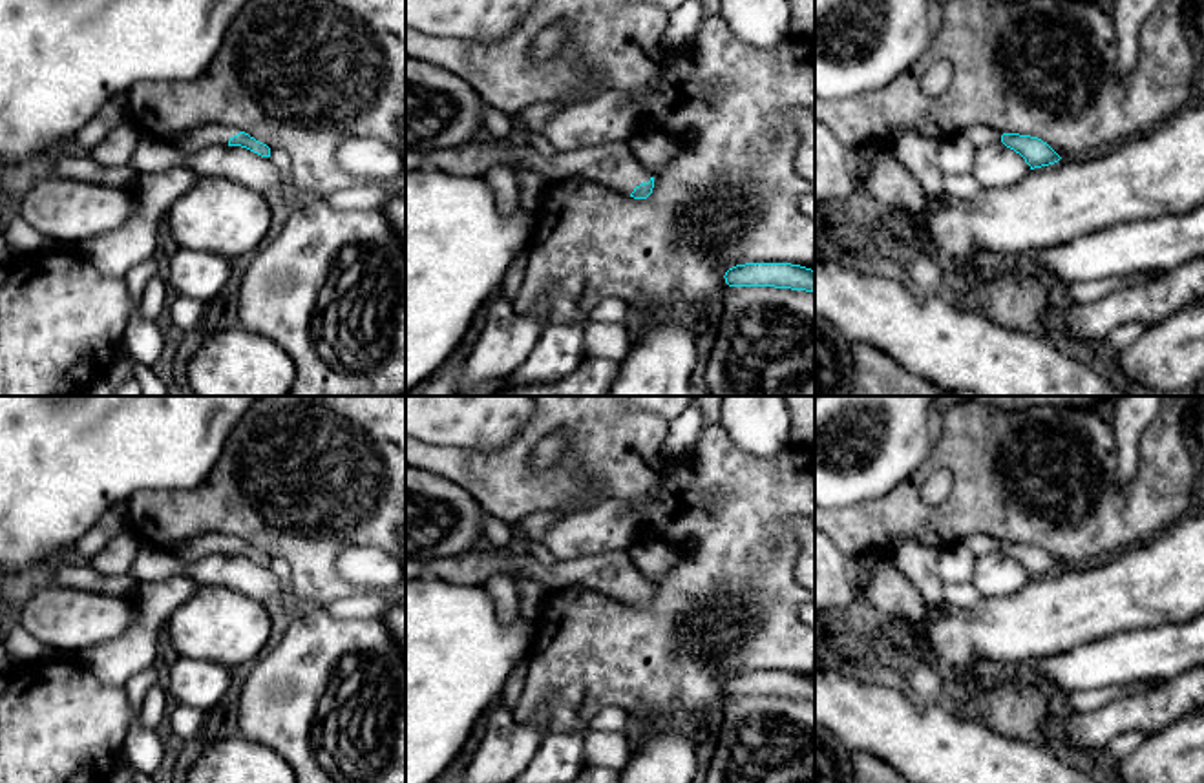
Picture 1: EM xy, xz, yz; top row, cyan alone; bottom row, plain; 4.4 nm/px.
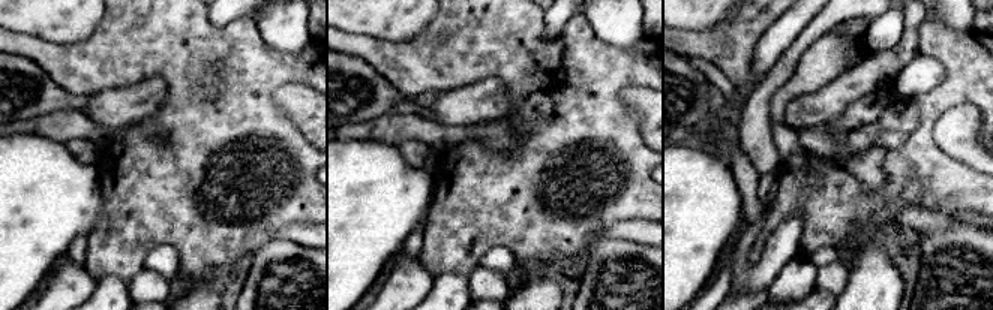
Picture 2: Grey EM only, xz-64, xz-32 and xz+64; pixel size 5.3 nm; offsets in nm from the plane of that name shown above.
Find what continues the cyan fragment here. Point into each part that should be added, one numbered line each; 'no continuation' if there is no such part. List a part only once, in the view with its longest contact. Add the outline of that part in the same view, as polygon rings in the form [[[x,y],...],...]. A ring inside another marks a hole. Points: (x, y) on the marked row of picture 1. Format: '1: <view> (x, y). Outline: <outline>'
1: xz (614, 165). Outline: [[[627,141],[557,151],[554,157],[544,157],[533,146],[528,146],[519,153],[519,162],[541,173],[546,181],[581,173],[625,195],[630,195],[636,186],[649,183],[652,177],[634,157]]]

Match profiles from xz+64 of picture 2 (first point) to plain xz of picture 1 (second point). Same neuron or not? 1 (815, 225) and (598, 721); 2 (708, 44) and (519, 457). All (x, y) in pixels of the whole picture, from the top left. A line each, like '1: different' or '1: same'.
1: different
2: same

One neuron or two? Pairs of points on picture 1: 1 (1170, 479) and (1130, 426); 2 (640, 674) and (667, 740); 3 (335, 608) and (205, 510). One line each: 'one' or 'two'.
1: two
2: two
3: two

